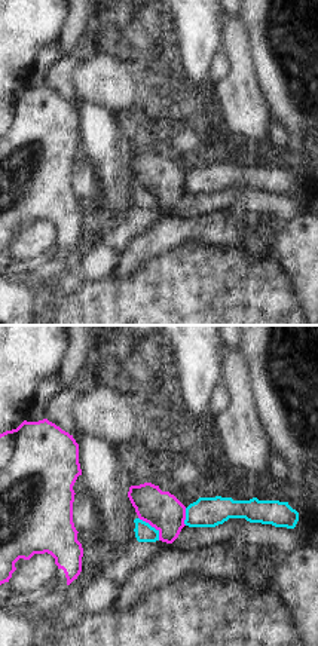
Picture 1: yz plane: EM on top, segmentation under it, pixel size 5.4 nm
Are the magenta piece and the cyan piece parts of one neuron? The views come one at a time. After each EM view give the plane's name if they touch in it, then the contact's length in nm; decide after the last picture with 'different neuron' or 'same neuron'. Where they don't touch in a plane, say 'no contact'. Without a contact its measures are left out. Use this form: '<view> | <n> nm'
yz | 170 nm

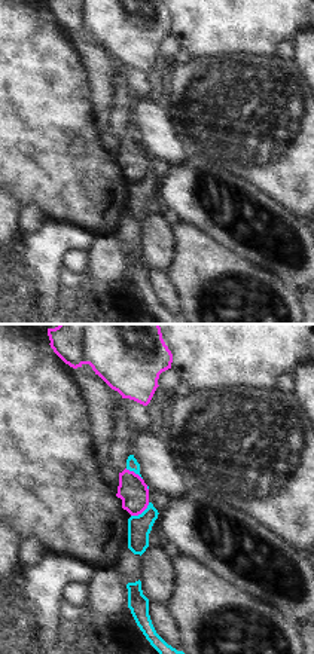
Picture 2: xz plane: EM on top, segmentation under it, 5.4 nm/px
xz | 130 nm

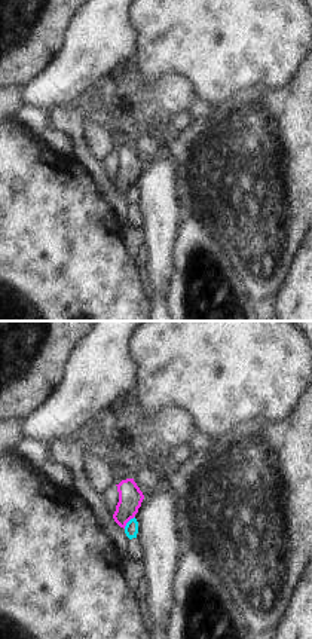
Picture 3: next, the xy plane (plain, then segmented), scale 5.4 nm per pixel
xy | 90 nm

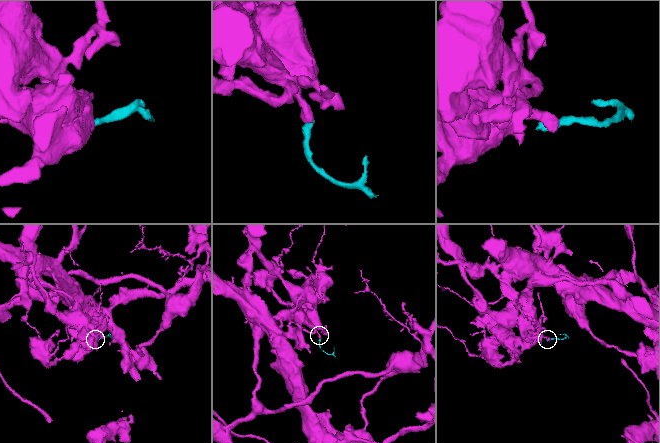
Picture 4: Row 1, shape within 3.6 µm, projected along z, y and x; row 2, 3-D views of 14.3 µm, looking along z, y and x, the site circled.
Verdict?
different neuron

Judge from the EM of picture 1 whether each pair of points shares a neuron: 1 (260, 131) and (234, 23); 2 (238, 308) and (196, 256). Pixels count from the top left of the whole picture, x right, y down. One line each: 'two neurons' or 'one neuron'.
1: one neuron
2: one neuron

